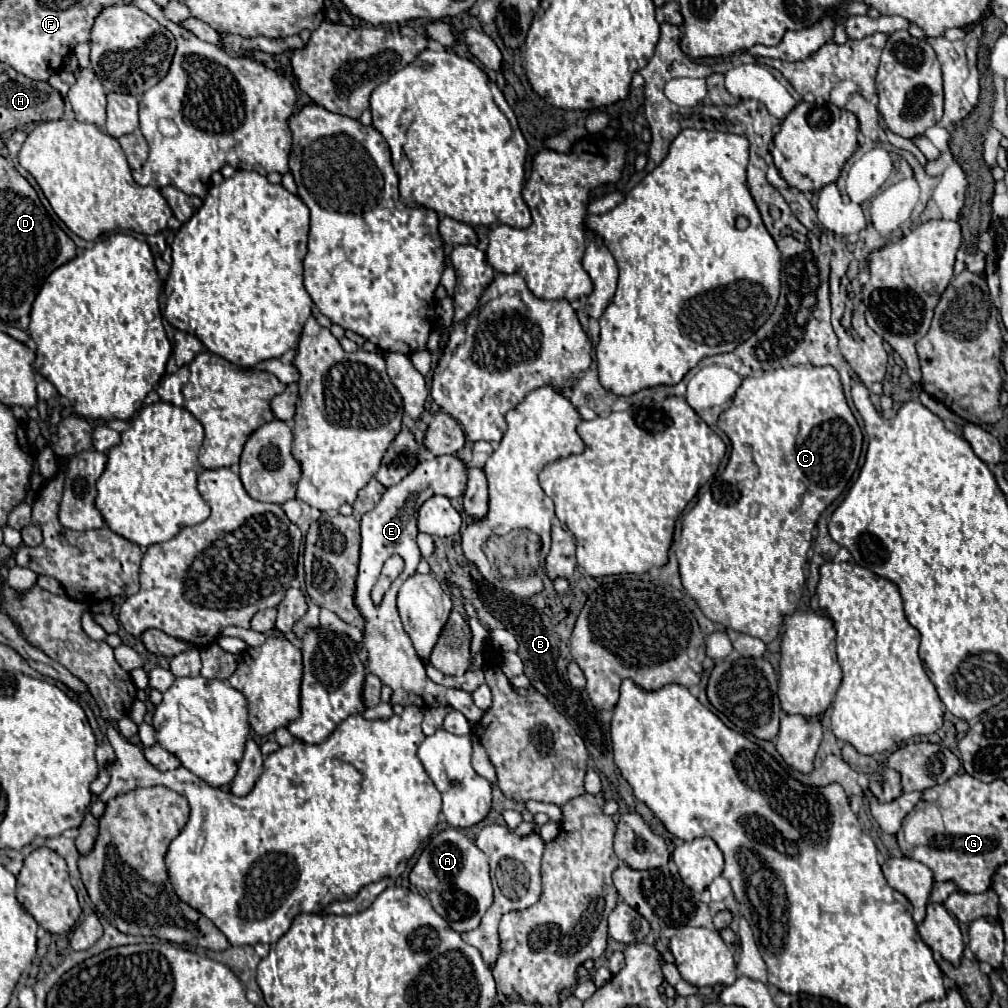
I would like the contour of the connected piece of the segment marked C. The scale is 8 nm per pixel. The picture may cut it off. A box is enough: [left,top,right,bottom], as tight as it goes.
[677,363,861,643]

